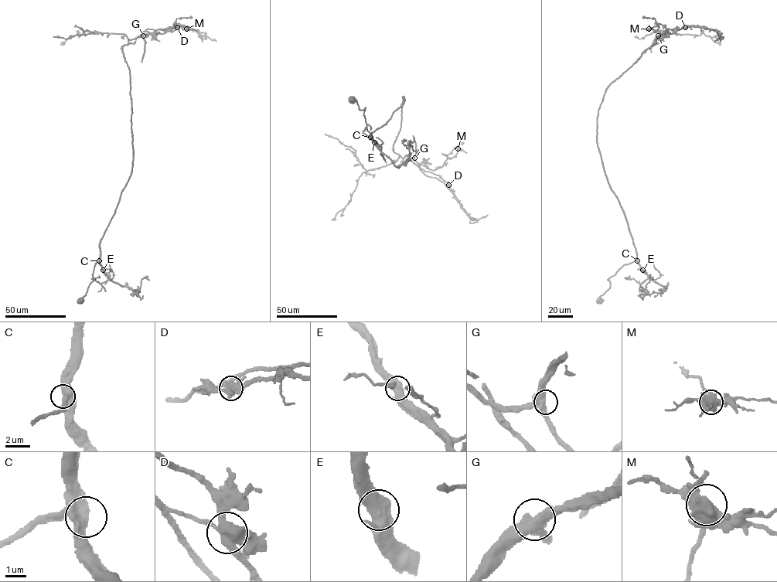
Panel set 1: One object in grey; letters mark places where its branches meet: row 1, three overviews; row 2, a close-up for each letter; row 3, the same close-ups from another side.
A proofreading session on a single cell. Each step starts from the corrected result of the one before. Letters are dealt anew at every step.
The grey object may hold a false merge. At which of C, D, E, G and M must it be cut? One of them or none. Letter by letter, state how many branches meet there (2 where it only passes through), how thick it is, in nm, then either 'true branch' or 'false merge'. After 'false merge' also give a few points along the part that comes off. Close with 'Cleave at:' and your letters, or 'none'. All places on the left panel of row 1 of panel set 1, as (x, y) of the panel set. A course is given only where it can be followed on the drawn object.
C: branches 3; calibre 460 nm; true branch
D: branches 3; calibre 500 nm; false merge; course (177, 27), (157, 29), (144, 35), (144, 52), (141, 62)
E: branches 3; calibre 500 nm; true branch
G: branches 3; calibre 460 nm; true branch
M: branches 3; calibre 500 nm; true branch
Cleave at: D

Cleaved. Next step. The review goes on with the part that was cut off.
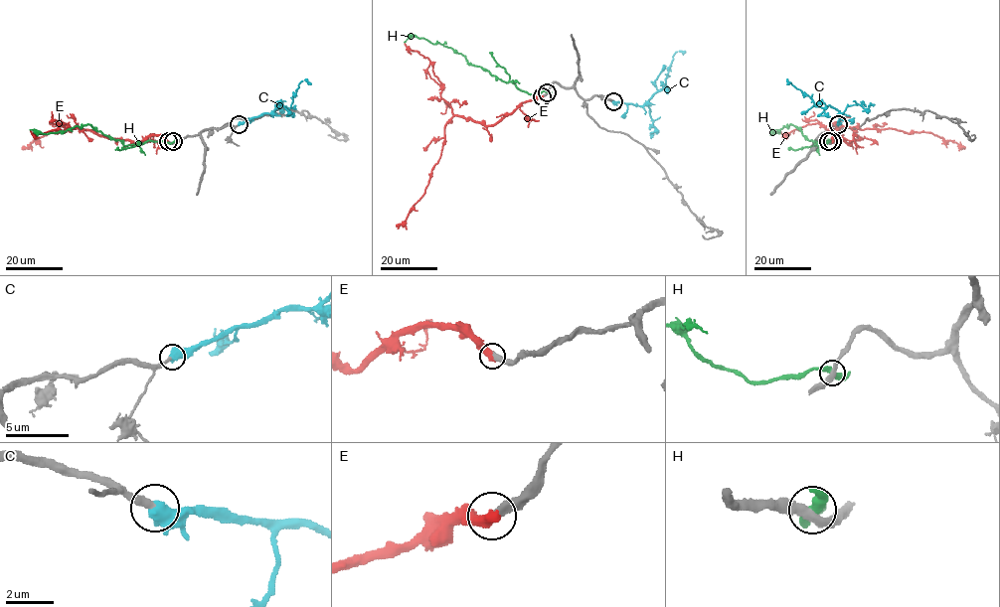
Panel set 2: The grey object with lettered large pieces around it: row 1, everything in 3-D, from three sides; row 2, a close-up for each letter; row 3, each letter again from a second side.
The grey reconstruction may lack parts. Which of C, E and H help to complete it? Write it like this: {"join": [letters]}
{"join": ["C", "E"]}

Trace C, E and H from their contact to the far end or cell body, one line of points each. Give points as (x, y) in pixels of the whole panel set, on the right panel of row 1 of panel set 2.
C: (837, 124), (842, 113), (830, 105), (816, 106), (787, 79), (786, 84)
E: (832, 141), (837, 135), (847, 144), (861, 138), (853, 127), (893, 128), (907, 133), (930, 132), (964, 148)
H: (828, 141), (815, 146), (792, 124), (778, 129)

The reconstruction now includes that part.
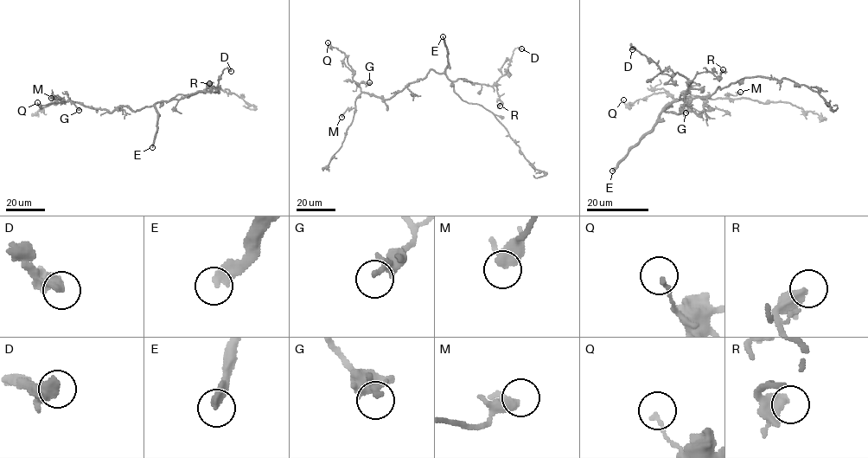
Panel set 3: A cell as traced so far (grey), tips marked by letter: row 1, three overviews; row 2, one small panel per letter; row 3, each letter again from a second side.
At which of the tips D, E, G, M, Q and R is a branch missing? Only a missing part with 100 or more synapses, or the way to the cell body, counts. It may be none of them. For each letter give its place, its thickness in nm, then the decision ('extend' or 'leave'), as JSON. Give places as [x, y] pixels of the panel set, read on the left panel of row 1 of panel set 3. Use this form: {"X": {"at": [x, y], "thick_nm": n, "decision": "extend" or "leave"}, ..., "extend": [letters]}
{"D": {"at": [231, 71], "thick_nm": 500, "decision": "leave"}, "E": {"at": [152, 147], "thick_nm": 340, "decision": "extend"}, "G": {"at": [79, 110], "thick_nm": 280, "decision": "leave"}, "M": {"at": [51, 98], "thick_nm": 360, "decision": "leave"}, "Q": {"at": [37, 102], "thick_nm": 140, "decision": "leave"}, "R": {"at": [209, 83], "thick_nm": 420, "decision": "leave"}, "extend": ["E"]}

